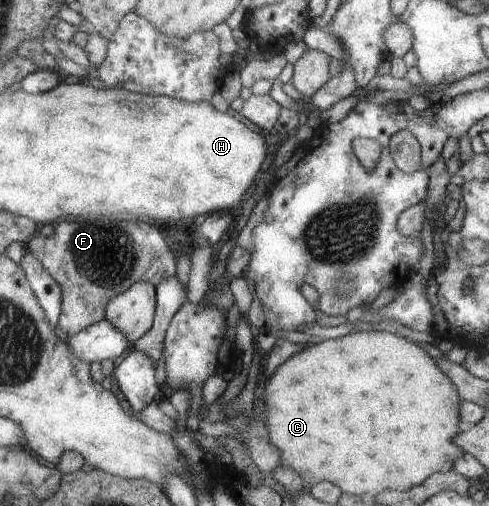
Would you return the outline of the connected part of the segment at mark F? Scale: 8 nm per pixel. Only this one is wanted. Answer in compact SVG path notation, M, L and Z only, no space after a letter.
M108 217L89 219L61 219L53 224L54 233L51 236L42 234L32 236L26 244L26 251L37 256L60 284L62 299L59 322L56 327L63 337L70 337L88 326L101 322L105 319L105 307L112 301L114 296L124 293L136 282L150 282L154 287L171 278L176 273L176 259L170 251L164 237L158 233L156 225L148 225L142 221L111 220Z

